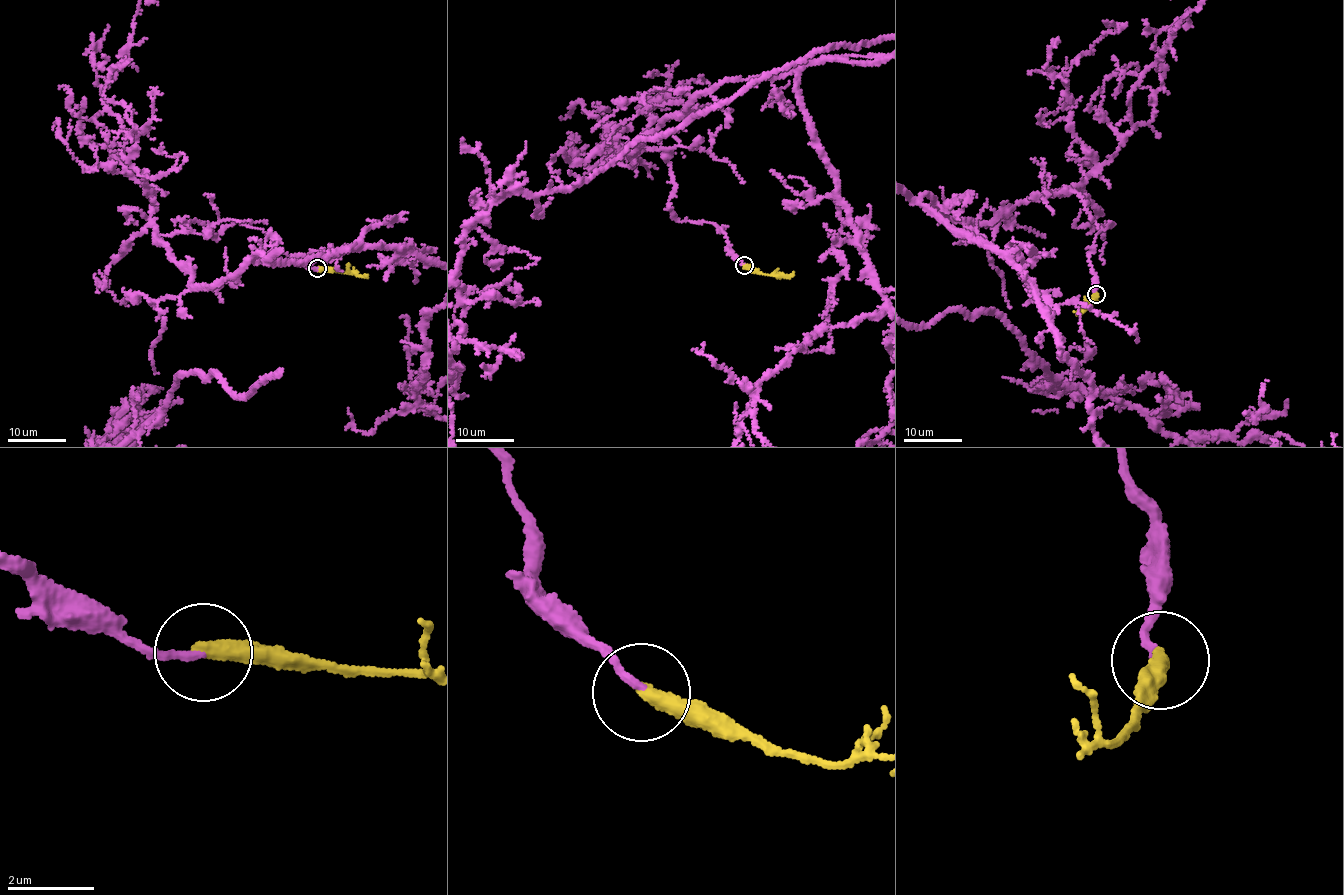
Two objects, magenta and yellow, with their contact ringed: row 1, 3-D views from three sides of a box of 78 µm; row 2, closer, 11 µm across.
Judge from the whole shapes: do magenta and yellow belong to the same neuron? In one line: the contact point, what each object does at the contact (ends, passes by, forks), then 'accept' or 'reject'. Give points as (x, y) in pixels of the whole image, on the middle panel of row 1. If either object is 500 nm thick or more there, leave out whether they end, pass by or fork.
(744, 265) | magenta ends | yellow ends | accept

